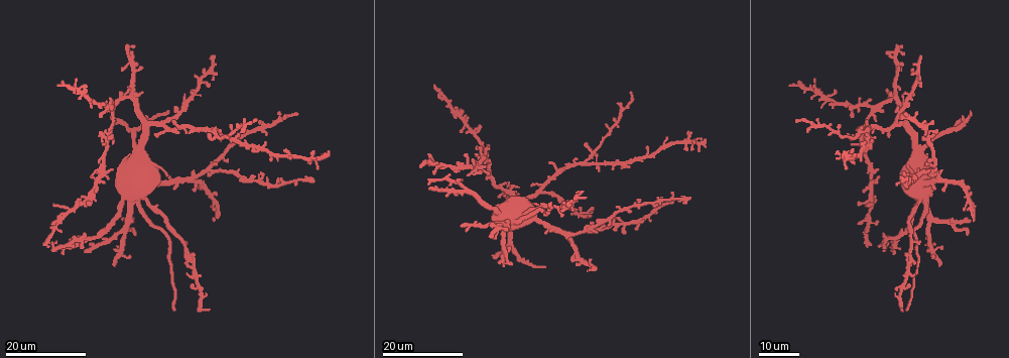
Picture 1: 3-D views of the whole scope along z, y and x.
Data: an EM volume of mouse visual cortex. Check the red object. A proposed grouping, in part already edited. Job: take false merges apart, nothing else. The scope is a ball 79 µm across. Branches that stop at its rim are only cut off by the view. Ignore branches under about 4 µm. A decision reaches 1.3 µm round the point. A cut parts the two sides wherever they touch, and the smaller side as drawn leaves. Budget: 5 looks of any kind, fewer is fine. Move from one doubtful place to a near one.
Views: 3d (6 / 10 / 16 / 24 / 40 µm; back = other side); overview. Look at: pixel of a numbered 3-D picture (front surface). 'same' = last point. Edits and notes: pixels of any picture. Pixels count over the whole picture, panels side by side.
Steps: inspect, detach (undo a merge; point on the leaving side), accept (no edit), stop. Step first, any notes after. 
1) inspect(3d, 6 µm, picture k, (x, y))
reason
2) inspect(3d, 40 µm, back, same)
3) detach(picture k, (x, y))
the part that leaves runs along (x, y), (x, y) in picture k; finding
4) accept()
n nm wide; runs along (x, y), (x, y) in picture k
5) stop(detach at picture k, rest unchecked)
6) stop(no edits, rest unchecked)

inspect(3d, 24 µm, picture 1, (585, 164))
four-way junction

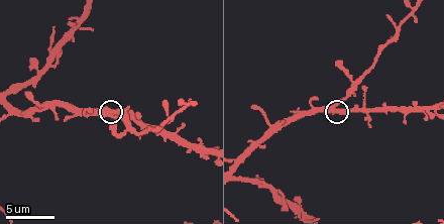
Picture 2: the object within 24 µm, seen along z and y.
inspect(3d, 10 µm, picture 2, (338, 105))

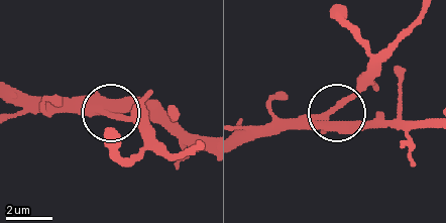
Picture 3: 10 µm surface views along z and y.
accept()
runs along (242, 145), (295, 126), (323, 124), (373, 76) in picture 3; continuous, no second neuron

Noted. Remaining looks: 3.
inspect(3d, 10 µm, picture 2, (173, 115))
small branch off a trunk

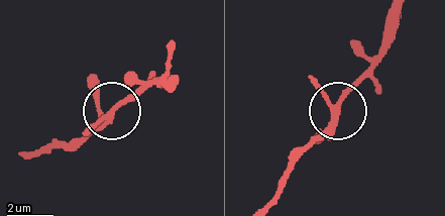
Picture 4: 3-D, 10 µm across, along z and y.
inspect(3d, 10 µm, back, picture 4, (111, 111))
from behind

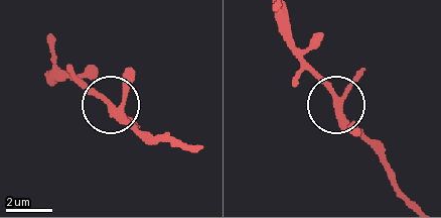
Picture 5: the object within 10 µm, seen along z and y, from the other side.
accept()
3 arms; runs along (413, 200), (378, 148), (305, 69) in picture 5; continuous, no second neuron

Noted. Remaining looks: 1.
stop(no edits, rest unchecked)

